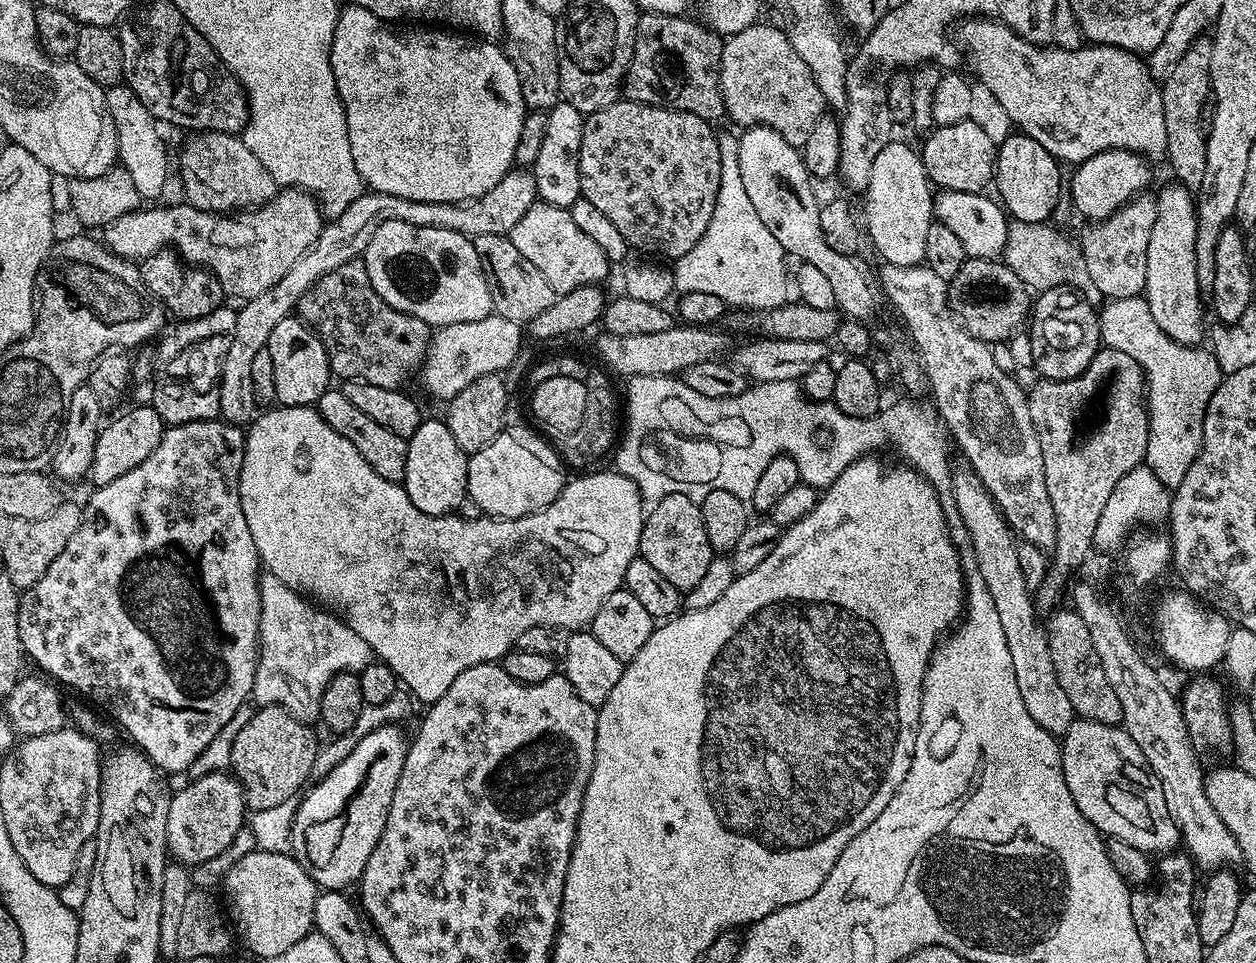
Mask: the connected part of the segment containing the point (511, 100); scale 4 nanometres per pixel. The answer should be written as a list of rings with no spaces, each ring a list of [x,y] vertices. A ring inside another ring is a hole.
[[[349,3],[341,11],[330,54],[330,66],[342,98],[346,114],[346,126],[350,138],[350,154],[354,154],[354,166],[361,181],[371,191],[382,194],[394,194],[394,198],[410,198],[410,202],[450,202],[462,204],[466,200],[477,200],[488,190],[494,190],[507,172],[513,171],[516,164],[518,138],[522,134],[522,122],[526,115],[526,105],[522,98],[522,86],[518,70],[512,65],[507,51],[496,42],[484,38],[473,38],[456,30],[441,30],[436,26],[393,26],[389,21],[380,20],[370,10]]]

